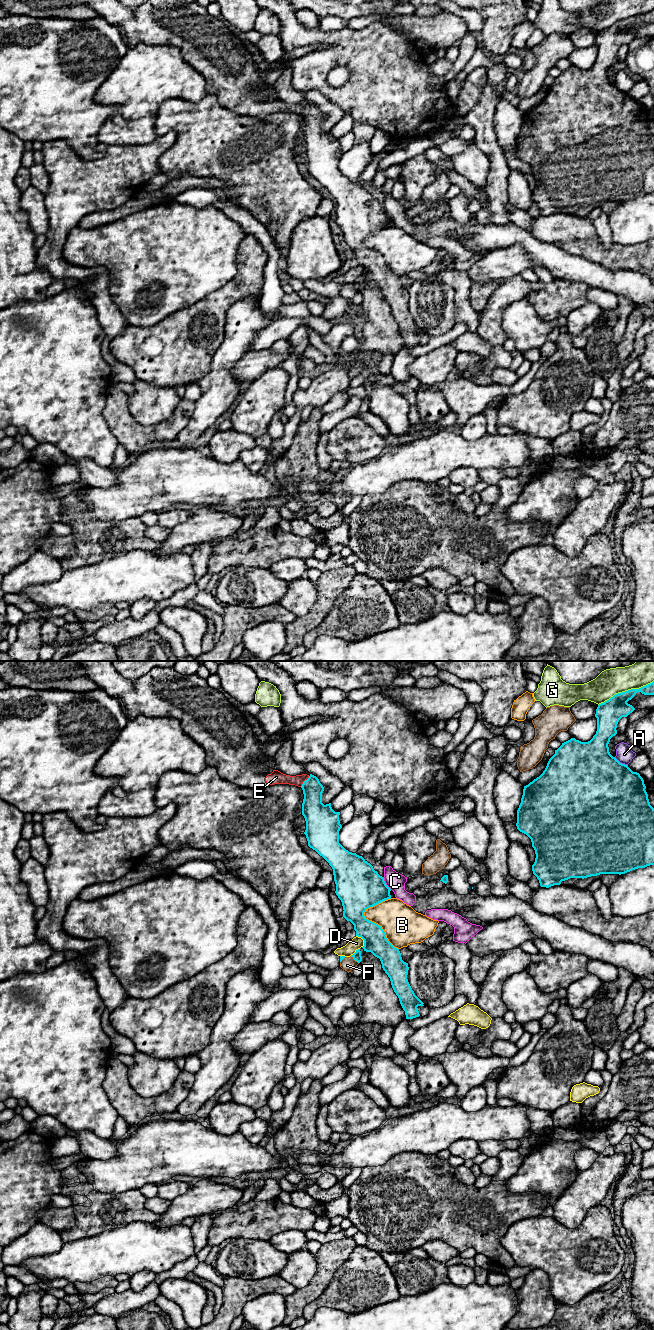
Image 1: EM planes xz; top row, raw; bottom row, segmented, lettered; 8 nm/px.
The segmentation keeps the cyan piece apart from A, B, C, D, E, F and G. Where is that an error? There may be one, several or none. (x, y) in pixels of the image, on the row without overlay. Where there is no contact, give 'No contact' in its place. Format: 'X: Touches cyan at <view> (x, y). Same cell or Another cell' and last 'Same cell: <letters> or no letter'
A: Touches cyan at xz (621, 91). Another cell
B: Touches cyan at xz (380, 254). Another cell
C: Touches cyan at xz (385, 211). Another cell
D: Touches cyan at xz (363, 267). Another cell
E: Touches cyan at xz (304, 109). Same cell
F: Touches cyan at xz (354, 287). Another cell
G: Touches cyan at xz (625, 19). Another cell
Same cell: E

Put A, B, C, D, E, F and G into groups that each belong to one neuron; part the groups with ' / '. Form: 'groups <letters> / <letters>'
groups A / B / C / D / E / F / G

